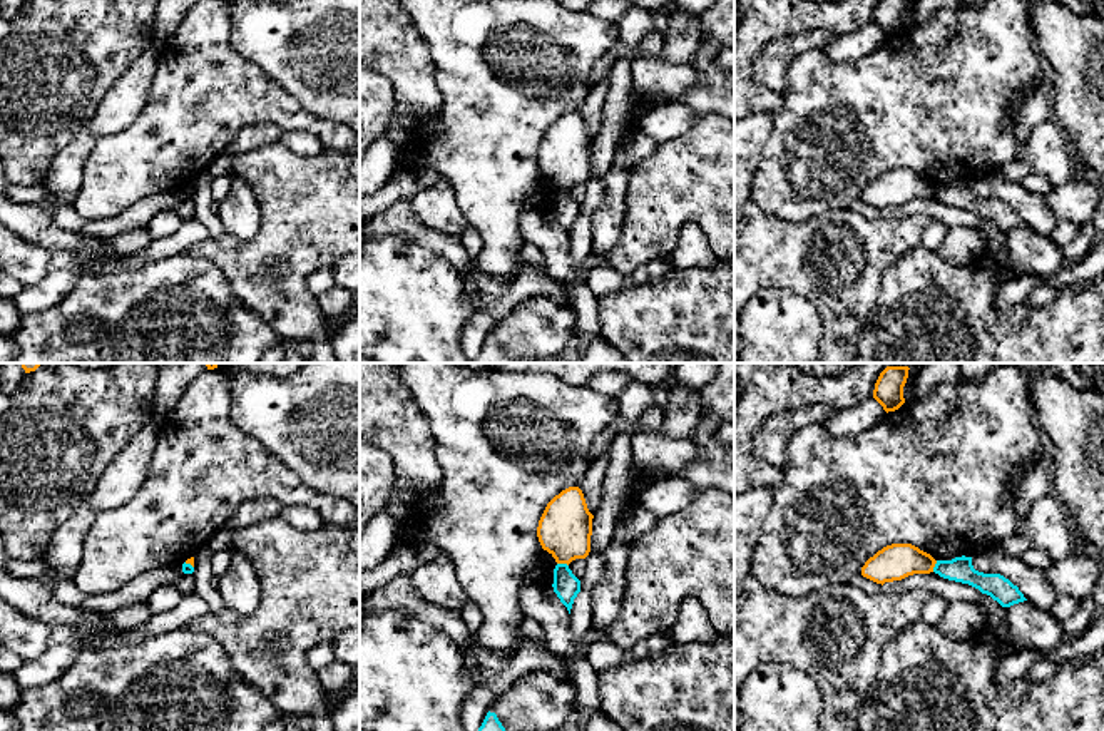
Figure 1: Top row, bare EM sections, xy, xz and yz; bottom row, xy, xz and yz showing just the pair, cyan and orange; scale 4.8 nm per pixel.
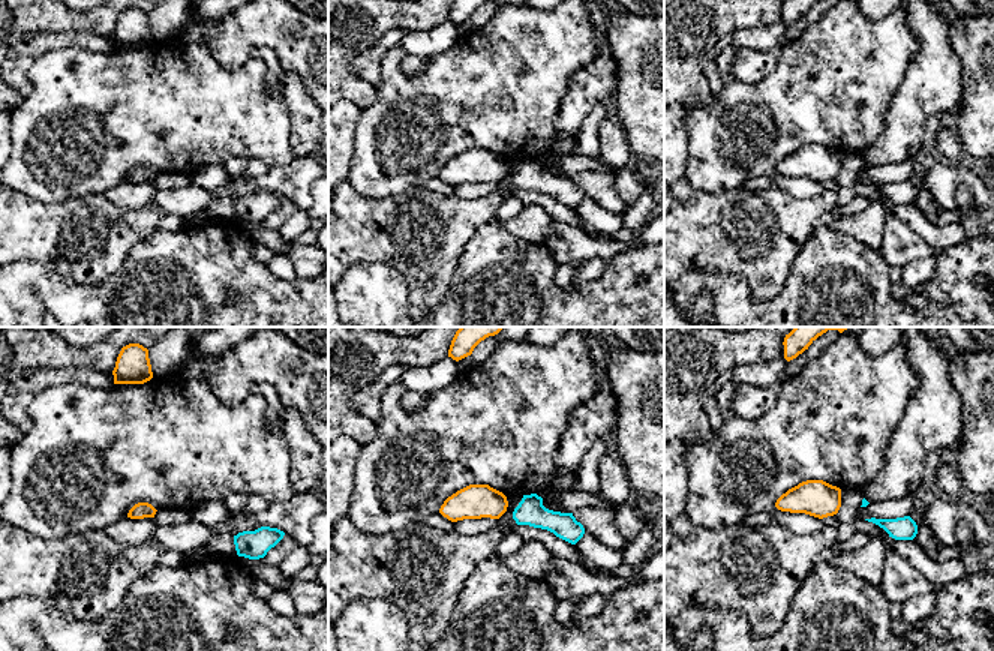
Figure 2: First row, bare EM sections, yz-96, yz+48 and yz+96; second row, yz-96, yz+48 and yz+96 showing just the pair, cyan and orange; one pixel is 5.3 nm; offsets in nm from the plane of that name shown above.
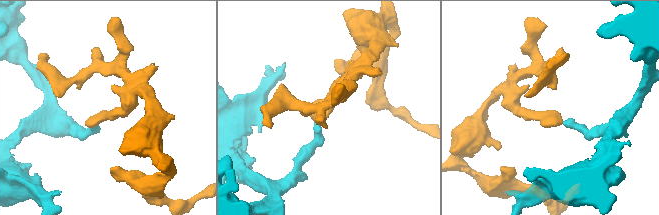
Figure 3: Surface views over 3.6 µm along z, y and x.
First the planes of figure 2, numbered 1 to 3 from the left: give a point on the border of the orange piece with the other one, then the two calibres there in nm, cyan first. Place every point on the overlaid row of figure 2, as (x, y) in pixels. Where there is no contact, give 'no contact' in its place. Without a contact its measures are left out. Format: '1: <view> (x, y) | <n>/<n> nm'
1: no contact
2: no contact
3: no contact

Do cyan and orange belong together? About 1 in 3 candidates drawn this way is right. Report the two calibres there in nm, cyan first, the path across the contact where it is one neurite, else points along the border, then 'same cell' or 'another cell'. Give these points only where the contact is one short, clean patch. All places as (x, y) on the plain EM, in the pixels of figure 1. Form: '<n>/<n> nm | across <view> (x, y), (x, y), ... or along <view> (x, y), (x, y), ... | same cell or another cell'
120/260 nm | along xz (557, 188), (567, 191) | another cell

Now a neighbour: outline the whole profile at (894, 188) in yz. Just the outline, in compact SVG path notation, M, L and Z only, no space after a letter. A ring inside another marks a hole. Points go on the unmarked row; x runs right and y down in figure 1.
M892 169L865 187L861 201L883 211L913 199L930 199L935 189L930 179L912 169Z

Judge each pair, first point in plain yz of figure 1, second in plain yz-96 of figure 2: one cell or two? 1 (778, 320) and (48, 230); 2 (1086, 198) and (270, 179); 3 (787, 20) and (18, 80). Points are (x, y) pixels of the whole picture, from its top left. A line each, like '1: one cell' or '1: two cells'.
1: two cells
2: one cell
3: two cells

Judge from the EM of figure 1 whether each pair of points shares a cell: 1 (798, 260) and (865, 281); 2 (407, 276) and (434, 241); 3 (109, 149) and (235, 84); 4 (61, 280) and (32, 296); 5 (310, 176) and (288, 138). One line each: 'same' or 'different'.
1: same
2: different
3: same
4: same
5: different

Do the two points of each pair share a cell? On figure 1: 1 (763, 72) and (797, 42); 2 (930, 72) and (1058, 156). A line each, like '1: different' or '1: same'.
1: same
2: same

